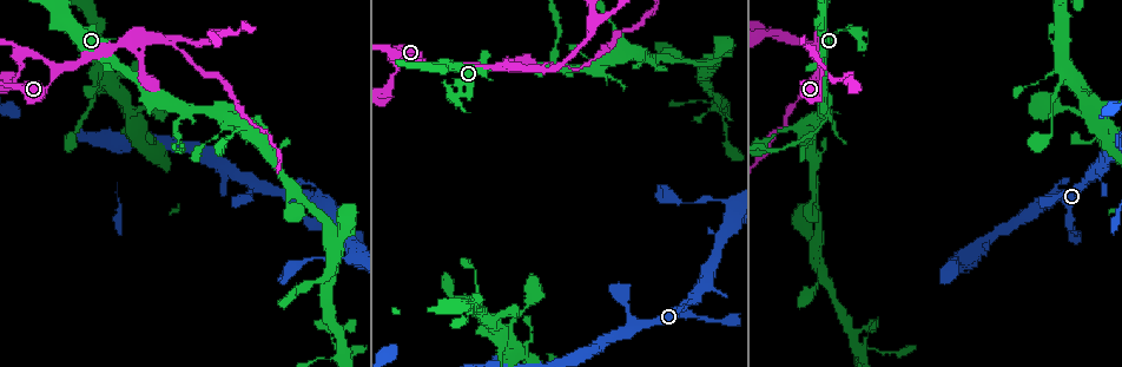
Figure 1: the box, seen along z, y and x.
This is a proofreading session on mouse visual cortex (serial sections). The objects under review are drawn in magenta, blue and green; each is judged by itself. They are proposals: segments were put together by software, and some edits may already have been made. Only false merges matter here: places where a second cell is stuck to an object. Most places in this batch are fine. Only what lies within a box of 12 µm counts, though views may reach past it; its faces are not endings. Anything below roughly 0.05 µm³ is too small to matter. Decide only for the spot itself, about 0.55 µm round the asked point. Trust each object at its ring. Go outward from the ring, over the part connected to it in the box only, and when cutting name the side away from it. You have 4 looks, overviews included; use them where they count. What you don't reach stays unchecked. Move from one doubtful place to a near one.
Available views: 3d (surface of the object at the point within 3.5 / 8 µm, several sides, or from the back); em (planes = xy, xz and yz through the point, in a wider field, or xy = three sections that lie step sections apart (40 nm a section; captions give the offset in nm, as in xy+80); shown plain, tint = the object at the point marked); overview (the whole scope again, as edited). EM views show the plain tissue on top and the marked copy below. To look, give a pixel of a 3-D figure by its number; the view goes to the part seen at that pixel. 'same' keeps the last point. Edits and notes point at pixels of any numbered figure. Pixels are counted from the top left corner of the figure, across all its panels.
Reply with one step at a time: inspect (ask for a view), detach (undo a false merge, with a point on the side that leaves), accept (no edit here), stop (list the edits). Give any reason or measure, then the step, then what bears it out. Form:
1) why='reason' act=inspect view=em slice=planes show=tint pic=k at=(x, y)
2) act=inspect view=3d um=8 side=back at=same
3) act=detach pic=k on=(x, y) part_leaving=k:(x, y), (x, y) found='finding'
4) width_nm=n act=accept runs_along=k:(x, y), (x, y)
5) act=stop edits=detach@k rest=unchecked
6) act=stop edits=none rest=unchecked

why='abrupt turn' act=inspect view=3d um=3.5 pic=1 at=(810, 54)

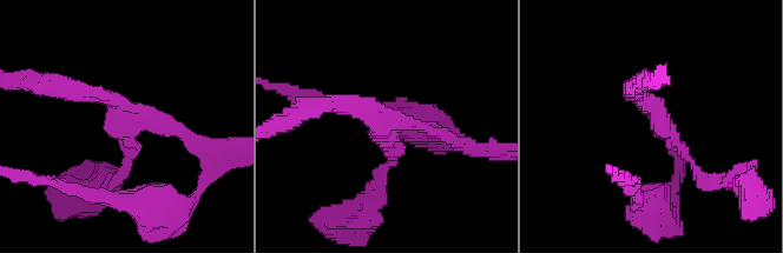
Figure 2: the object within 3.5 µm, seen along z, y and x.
arms=3 arm_widths_nm=100,150,200 act=inspect view=em slice=xy step=3 show=tint pic=2 at=(655, 119)

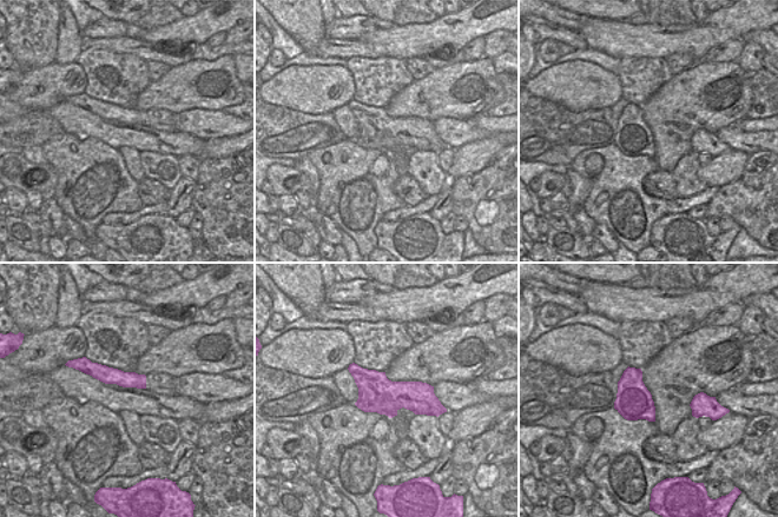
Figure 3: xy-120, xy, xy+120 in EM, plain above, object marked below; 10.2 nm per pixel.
width_nm=380 act=accept runs_along=3:(81, 368), (138, 380), (143, 385) found='continuous, no second cell'

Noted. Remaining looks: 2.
why='small branch off a trunk' act=inspect view=3d um=3.5 side=back pic=1 at=(160, 41)

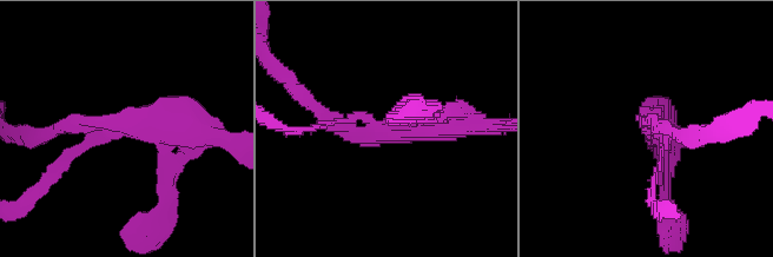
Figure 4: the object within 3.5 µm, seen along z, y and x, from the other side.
act=inspect view=em slice=planes show=tint pic=4 at=(385, 134)

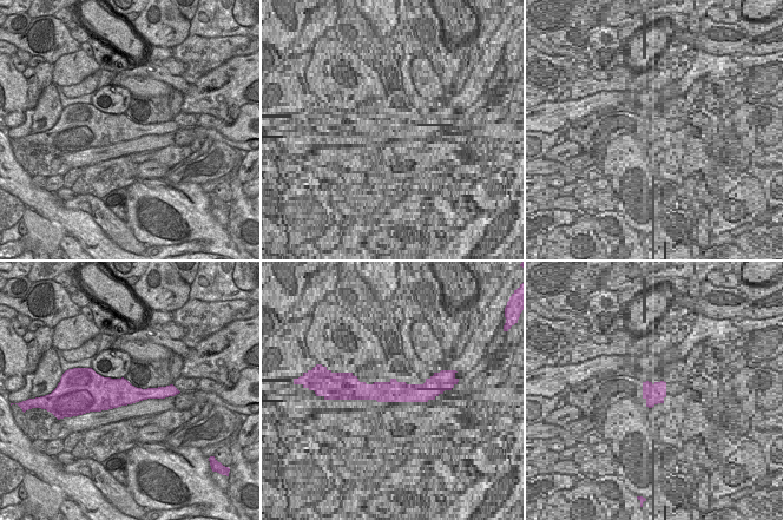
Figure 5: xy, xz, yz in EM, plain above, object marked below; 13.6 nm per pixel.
arms=3 arm_widths_nm=100,200,400 act=accept runs_along=4:(458, 122), (357, 137), (314, 106) found='all the same cell'

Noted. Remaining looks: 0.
act=stop edits=none rest=unchecked

